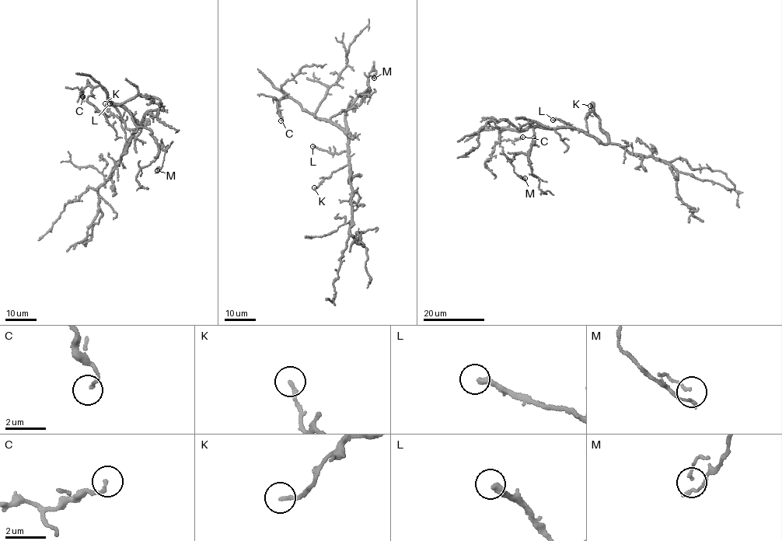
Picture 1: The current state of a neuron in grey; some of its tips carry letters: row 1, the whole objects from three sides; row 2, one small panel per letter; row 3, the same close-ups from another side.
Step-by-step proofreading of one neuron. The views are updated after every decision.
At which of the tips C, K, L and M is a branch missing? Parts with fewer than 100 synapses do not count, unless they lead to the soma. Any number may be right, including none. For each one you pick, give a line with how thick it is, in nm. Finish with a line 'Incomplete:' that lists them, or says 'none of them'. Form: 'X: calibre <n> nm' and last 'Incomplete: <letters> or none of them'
Incomplete: none of them

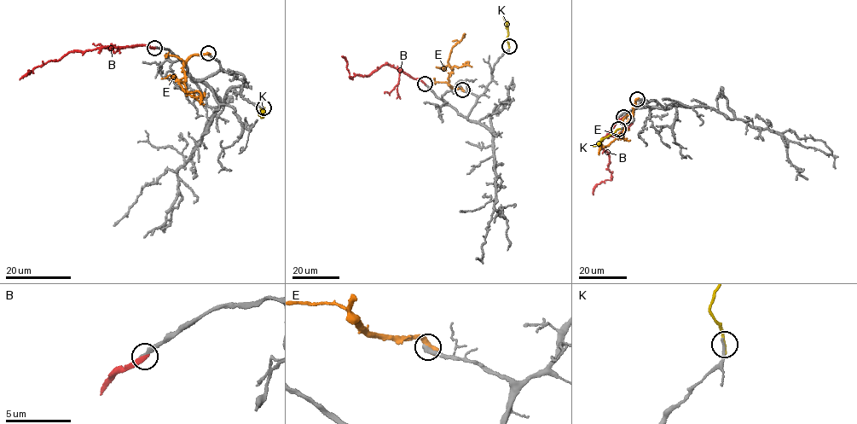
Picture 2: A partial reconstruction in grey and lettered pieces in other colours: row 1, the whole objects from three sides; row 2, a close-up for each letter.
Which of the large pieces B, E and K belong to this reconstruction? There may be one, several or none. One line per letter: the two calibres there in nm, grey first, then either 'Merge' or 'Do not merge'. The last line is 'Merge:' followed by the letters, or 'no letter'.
B: Thickness 240 nm (grey) against 280 nm. Merge
E: Thickness 360 nm (grey) against 550 nm. Do not merge
K: Thickness 220 nm (grey) against 240 nm. Do not merge
Merge: B

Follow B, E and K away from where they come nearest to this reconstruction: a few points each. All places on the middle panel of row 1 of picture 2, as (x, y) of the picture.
B: (425, 83), (385, 64), (368, 75), (357, 74), (351, 78), (342, 56)
E: (462, 90), (448, 84), (452, 69), (448, 61), (452, 48), (464, 33)
K: (509, 46), (506, 39), (508, 30), (503, 17)

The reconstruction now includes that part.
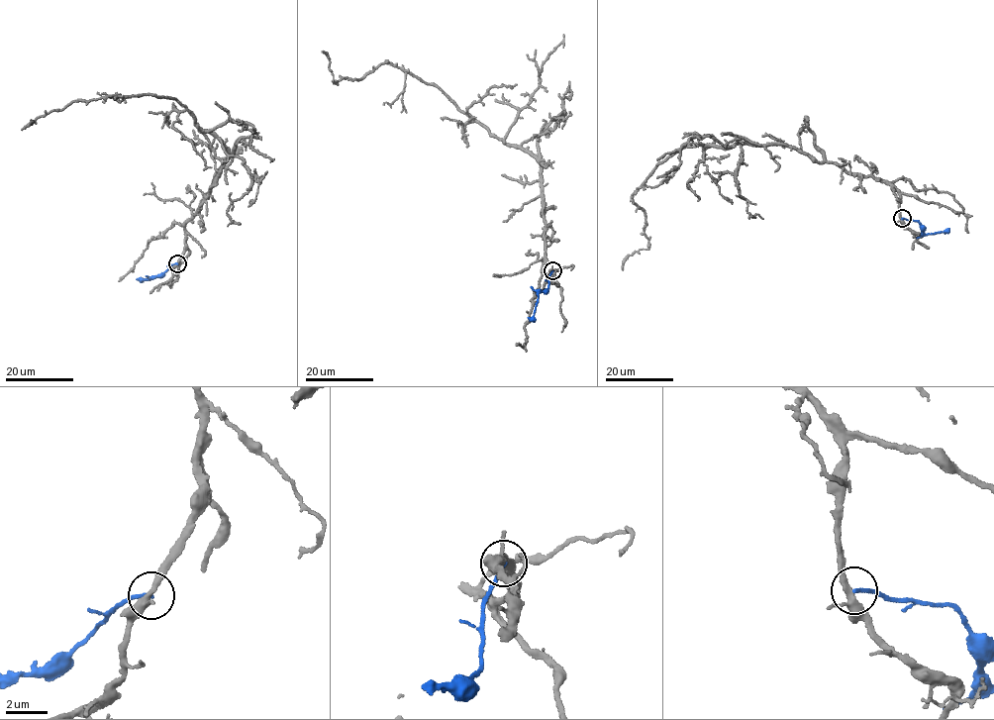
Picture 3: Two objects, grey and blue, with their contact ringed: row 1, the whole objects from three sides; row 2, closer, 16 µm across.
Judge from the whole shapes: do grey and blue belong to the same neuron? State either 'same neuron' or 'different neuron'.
different neuron

